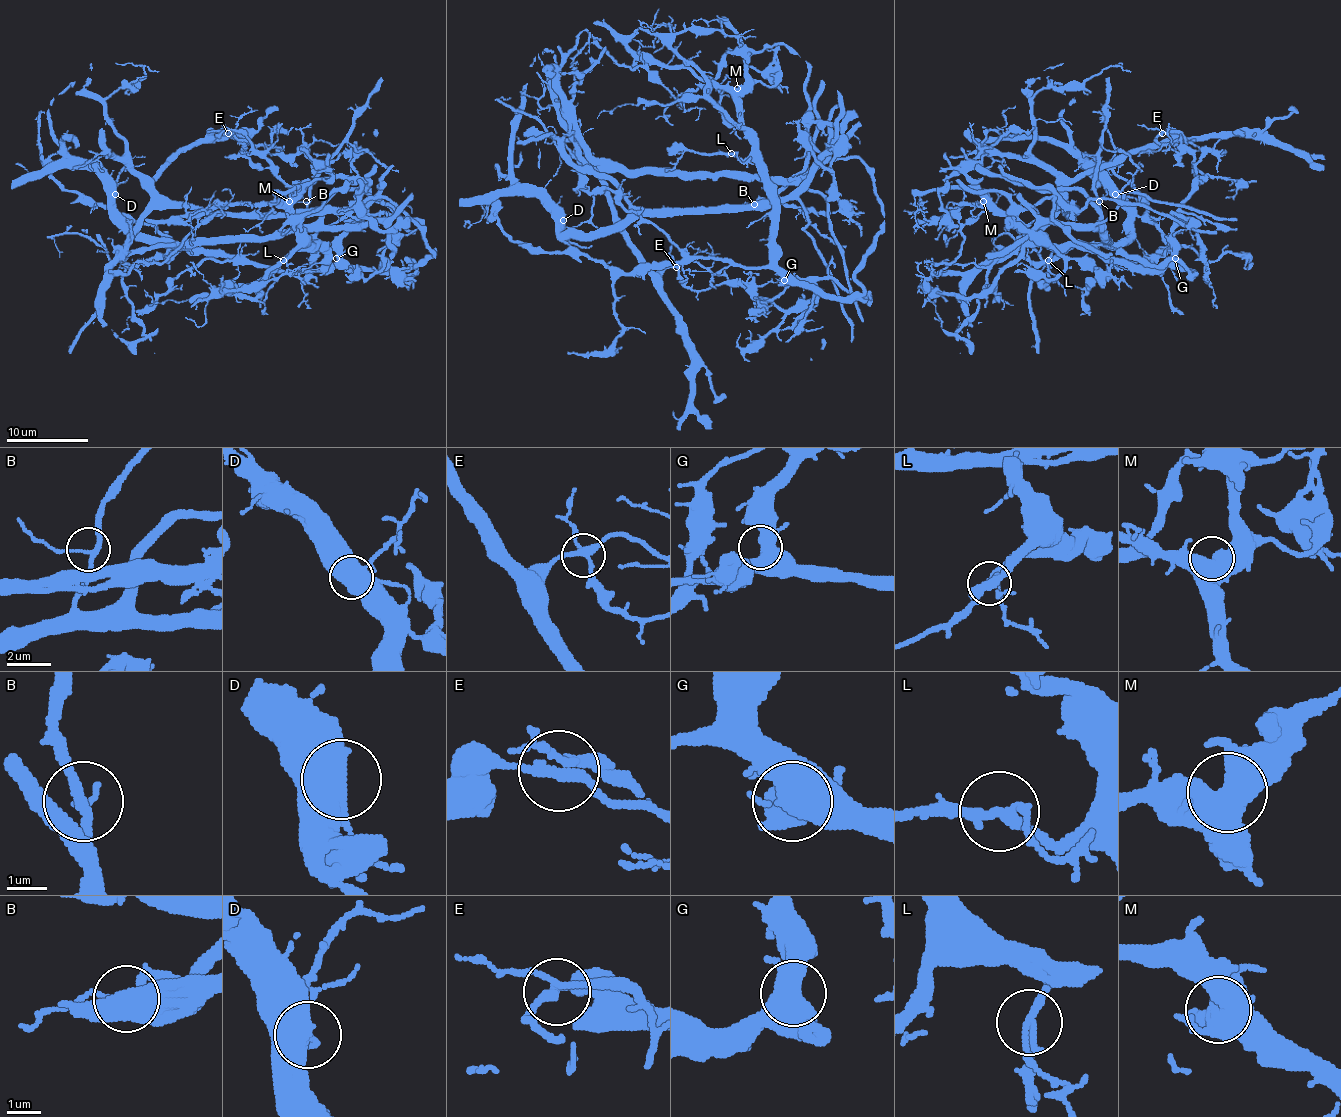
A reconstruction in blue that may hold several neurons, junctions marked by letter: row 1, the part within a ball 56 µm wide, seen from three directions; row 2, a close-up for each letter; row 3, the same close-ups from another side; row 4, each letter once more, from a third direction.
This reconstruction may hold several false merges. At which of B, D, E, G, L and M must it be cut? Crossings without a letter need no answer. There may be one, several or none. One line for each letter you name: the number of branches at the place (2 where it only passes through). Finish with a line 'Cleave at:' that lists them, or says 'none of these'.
D: branches 3
E: branches 4
Cleave at: D, E

